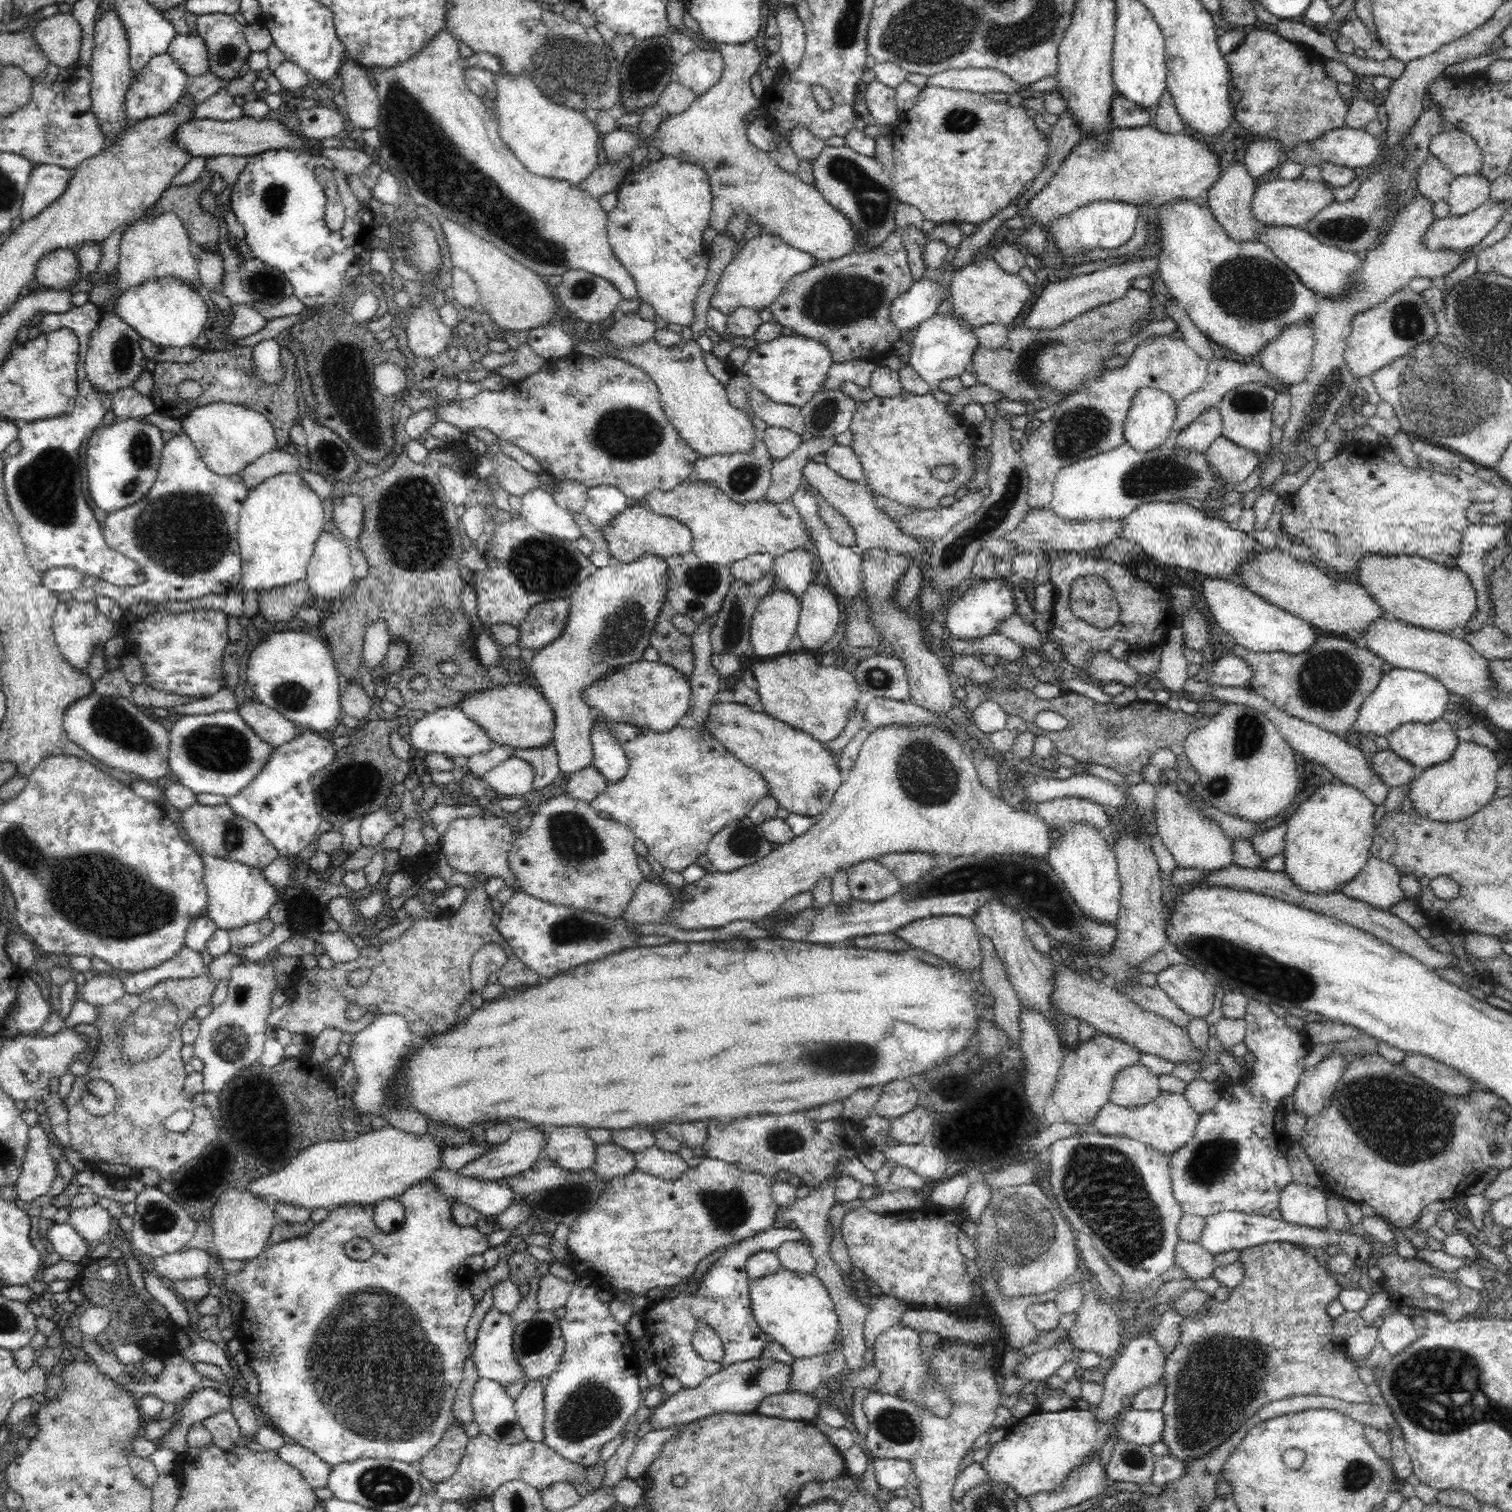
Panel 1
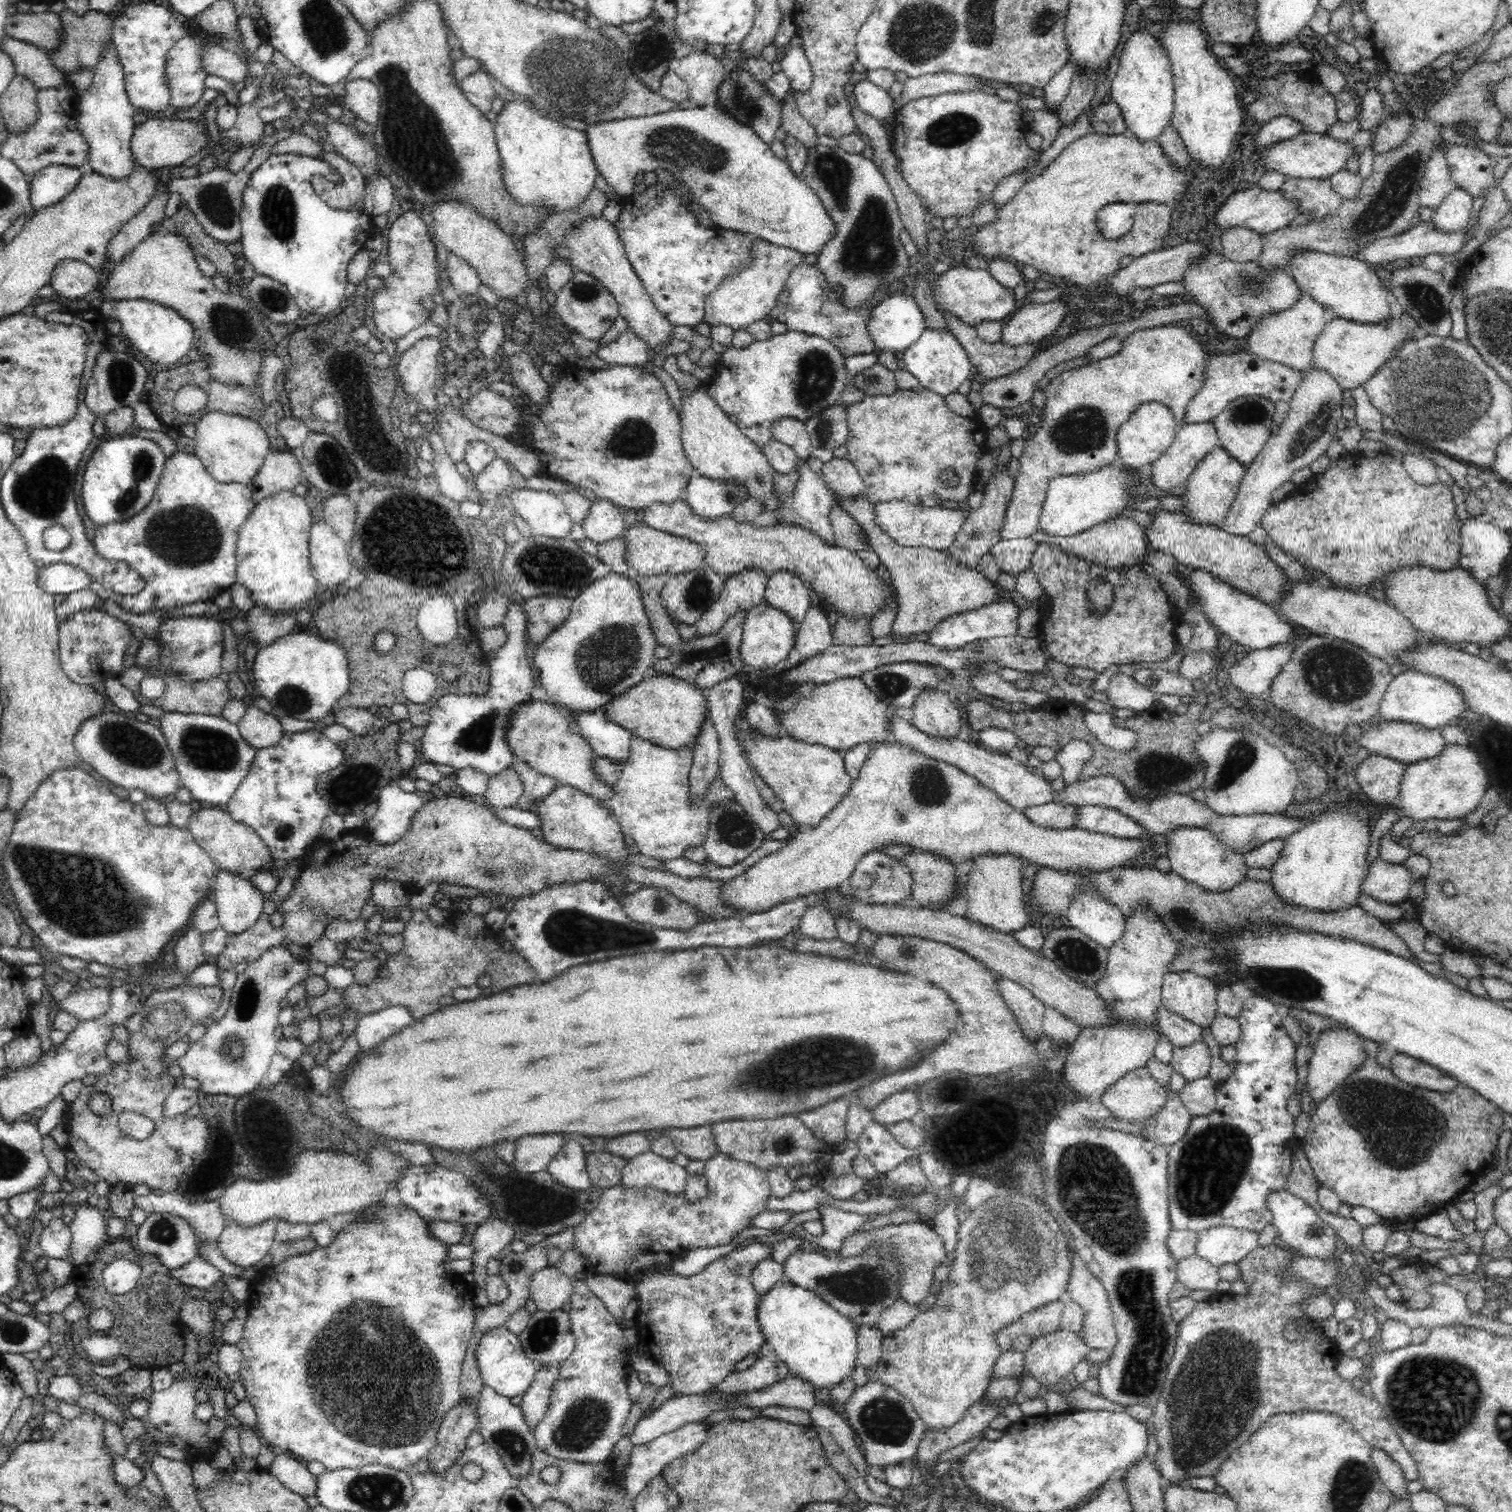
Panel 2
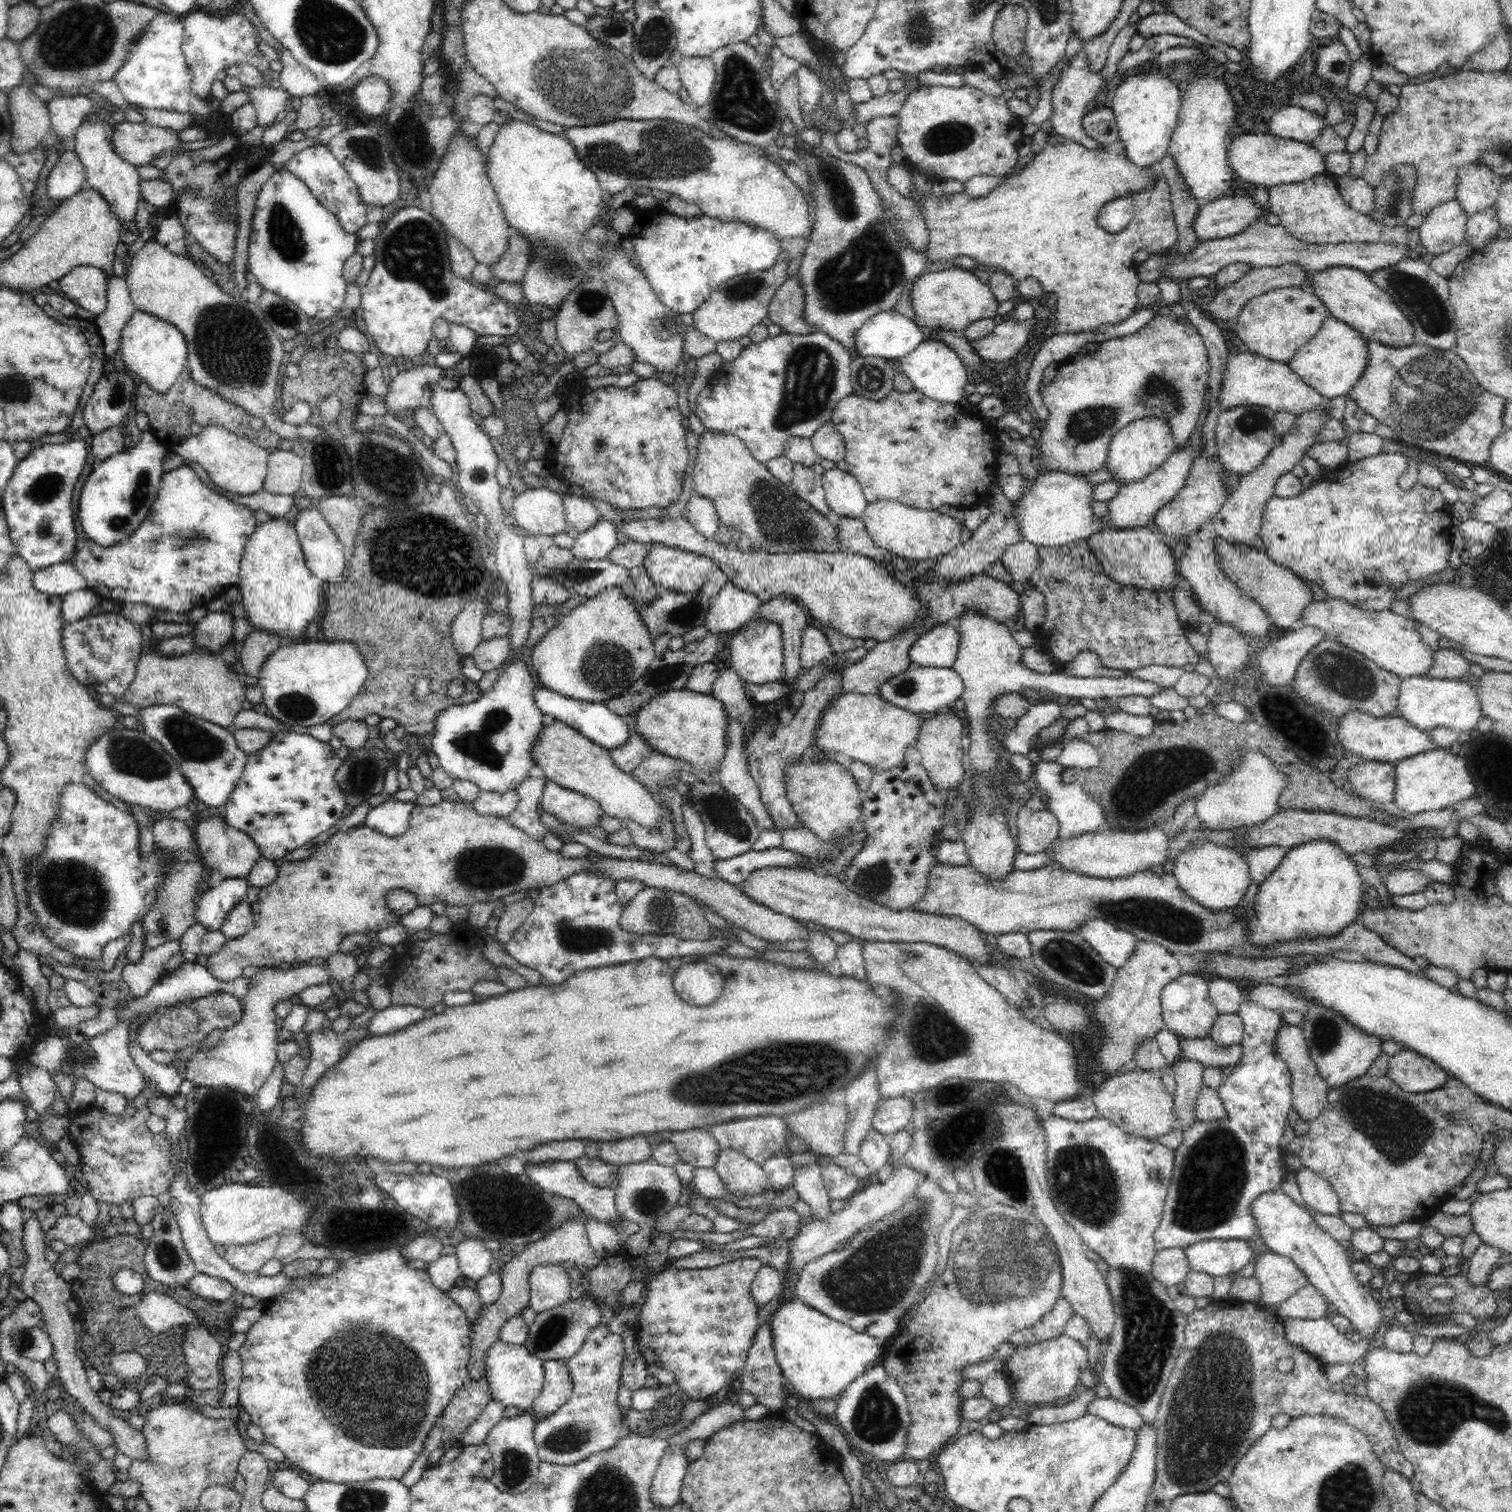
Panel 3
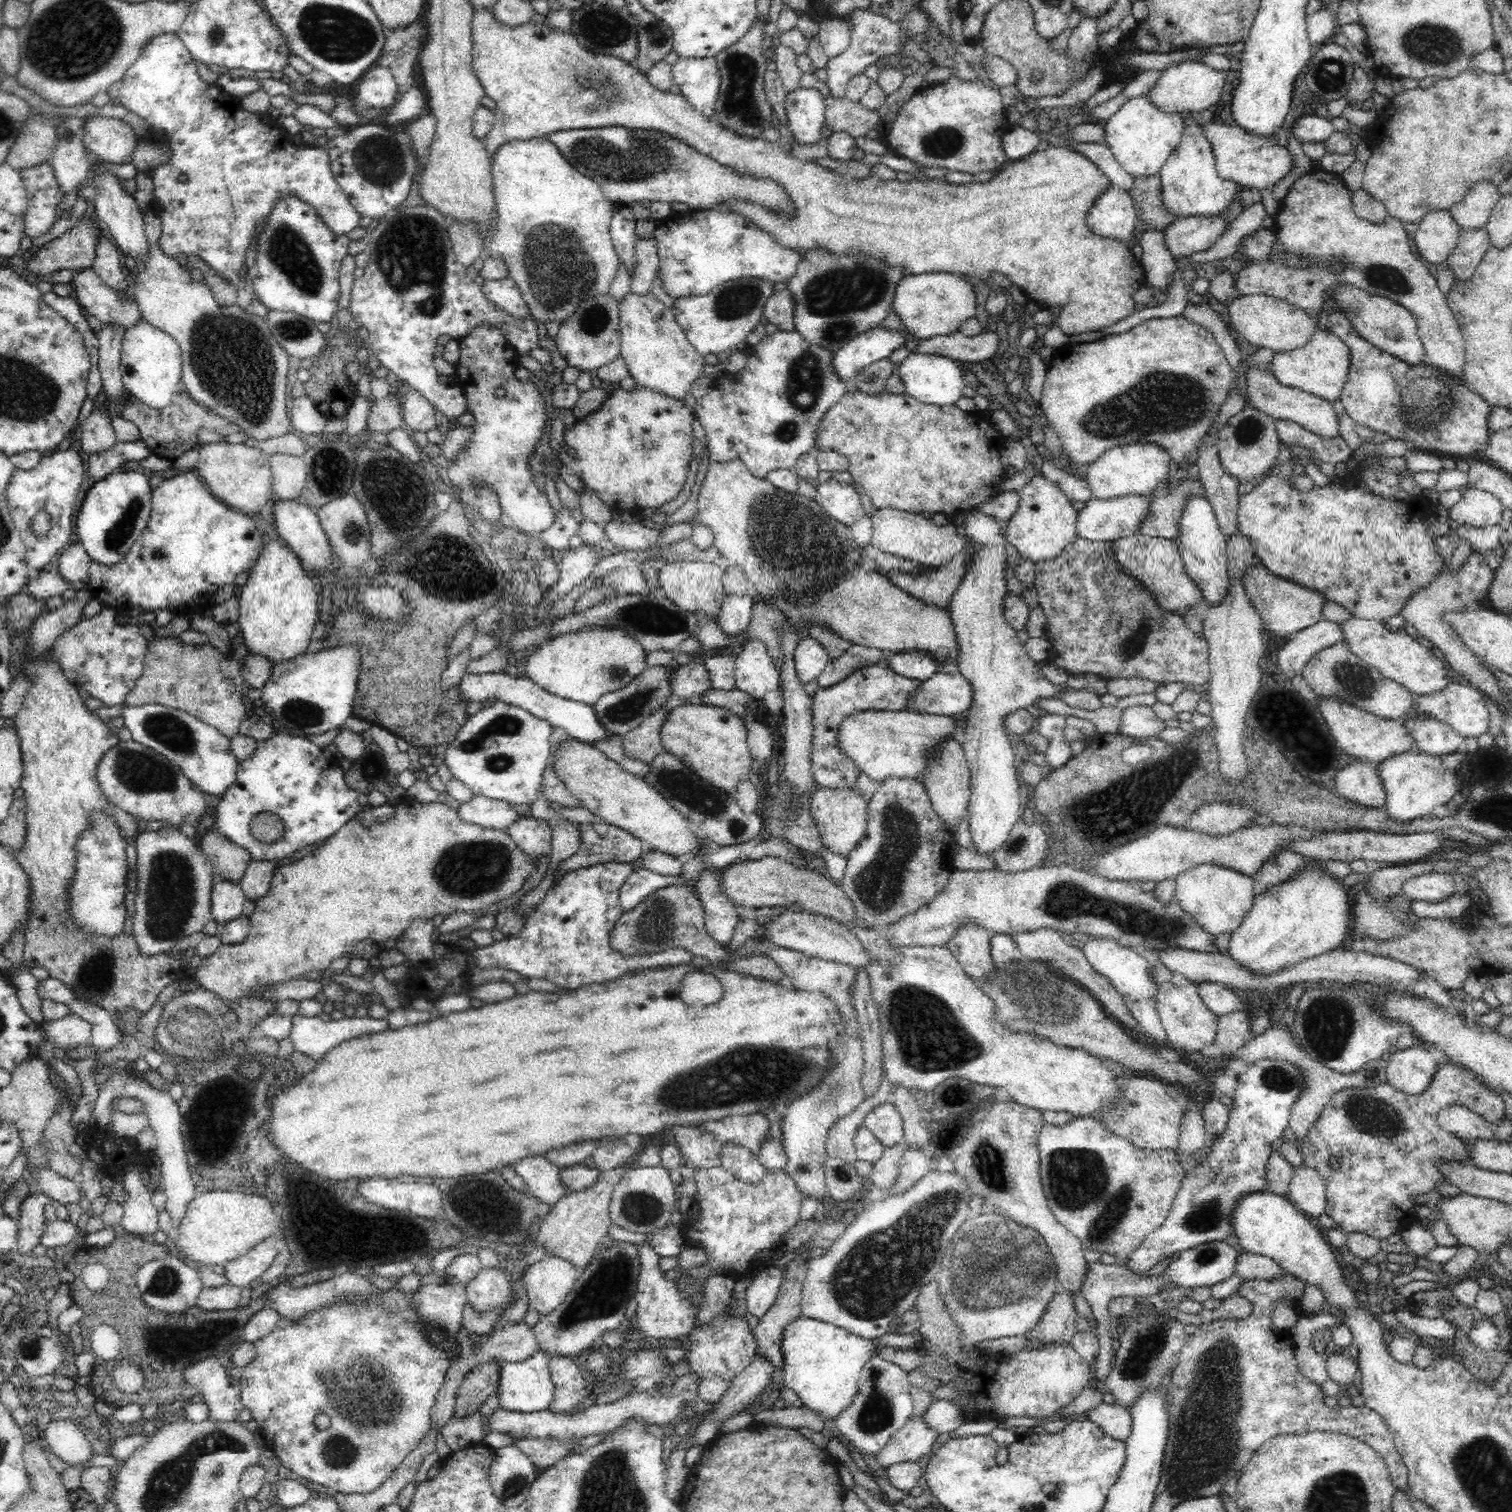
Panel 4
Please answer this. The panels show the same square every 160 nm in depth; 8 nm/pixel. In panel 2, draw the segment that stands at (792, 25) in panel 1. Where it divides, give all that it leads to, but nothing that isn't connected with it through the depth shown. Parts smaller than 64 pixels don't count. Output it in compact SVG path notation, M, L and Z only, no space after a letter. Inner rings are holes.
M796 46L788 50L788 54L781 60L782 71L788 78L791 88L798 94L808 92L814 82L814 74L805 54L803 48Z

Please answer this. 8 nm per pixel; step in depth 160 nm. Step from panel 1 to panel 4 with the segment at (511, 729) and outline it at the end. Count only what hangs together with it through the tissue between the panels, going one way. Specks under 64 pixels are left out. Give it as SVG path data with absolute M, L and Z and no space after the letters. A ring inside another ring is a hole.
M576 739L562 741L555 752L556 774L568 790L599 820L614 825L644 842L654 851L668 856L700 854L703 844L688 827L688 820L668 800L665 800L652 785L608 759L592 745L581 744Z

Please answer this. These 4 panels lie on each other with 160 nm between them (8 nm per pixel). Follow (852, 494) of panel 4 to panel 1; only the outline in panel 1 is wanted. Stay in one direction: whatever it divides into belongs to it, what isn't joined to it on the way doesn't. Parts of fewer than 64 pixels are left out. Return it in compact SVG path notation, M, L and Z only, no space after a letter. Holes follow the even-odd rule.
M834 444L824 454L826 466L830 470L853 483L863 482L862 465L851 447Z

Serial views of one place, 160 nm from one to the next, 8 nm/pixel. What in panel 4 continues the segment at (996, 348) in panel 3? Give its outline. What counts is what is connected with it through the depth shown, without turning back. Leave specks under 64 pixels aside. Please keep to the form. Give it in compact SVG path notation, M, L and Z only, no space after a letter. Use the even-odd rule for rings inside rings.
M956 331L949 335L916 340L916 346L910 353L943 356L957 362L982 362L994 356L998 344L1000 342L995 331L981 332L973 337L964 336L960 331Z

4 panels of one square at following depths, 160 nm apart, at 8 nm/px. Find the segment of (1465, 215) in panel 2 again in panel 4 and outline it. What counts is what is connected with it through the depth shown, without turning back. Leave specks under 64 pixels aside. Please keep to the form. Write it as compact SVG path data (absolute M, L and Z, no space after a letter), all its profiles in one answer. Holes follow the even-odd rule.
M1449 210L1430 211L1422 217L1413 234L1414 244L1424 260L1437 265L1445 262L1456 248L1460 231Z

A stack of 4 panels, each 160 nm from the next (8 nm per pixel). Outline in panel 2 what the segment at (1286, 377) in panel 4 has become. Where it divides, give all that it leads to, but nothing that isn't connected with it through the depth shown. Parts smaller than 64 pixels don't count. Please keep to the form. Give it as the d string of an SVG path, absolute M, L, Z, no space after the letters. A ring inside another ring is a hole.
M1408 315L1394 316L1388 324L1362 325L1334 317L1322 332L1316 336L1312 346L1311 370L1326 371L1332 379L1338 381L1340 389L1352 390L1363 384L1376 374L1376 370L1396 352L1396 346L1408 340L1408 330L1417 330L1416 322Z

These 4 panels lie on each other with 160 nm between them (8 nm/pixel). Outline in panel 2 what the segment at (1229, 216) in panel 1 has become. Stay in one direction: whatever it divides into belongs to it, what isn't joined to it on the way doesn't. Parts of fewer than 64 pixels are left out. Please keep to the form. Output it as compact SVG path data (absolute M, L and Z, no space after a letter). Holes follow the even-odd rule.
M1234 227L1219 233L1222 255L1234 263L1257 261L1263 249L1261 234L1252 229Z

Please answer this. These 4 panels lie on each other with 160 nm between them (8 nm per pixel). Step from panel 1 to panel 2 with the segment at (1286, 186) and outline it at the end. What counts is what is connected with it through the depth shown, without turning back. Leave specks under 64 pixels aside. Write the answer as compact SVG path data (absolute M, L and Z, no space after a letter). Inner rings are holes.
M1256 185L1244 186L1236 191L1222 203L1213 217L1216 233L1219 234L1226 229L1242 227L1252 229L1252 231L1267 235L1268 233L1286 227L1294 216L1298 216L1299 211L1296 202L1284 198L1278 191L1268 192L1261 190Z

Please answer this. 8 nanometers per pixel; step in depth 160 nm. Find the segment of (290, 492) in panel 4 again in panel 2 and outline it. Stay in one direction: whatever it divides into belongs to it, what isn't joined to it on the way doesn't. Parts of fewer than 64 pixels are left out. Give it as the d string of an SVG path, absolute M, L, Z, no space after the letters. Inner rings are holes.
M271 450L266 455L259 473L255 476L250 489L252 501L258 504L262 499L279 492L292 491L300 485L301 466L293 454Z

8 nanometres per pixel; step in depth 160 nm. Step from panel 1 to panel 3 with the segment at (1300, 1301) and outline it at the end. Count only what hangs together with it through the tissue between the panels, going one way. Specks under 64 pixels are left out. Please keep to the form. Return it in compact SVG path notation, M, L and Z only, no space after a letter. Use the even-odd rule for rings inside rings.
M1226 1300L1213 1302L1204 1308L1196 1309L1194 1312L1185 1315L1187 1323L1185 1326L1185 1343L1182 1348L1182 1352L1177 1356L1174 1368L1172 1369L1170 1378L1167 1380L1167 1386L1160 1401L1160 1408L1155 1420L1156 1432L1157 1432L1157 1459L1156 1459L1156 1478L1153 1486L1153 1492L1151 1499L1161 1507L1168 1509L1168 1504L1178 1498L1178 1496L1184 1496L1184 1494L1201 1494L1213 1491L1214 1486L1219 1483L1227 1483L1227 1480L1232 1476L1234 1467L1240 1459L1250 1450L1250 1447L1272 1426L1272 1418L1276 1414L1286 1414L1290 1420L1298 1418L1299 1416L1324 1416L1332 1417L1333 1419L1344 1419L1346 1423L1350 1423L1356 1427L1356 1430L1366 1435L1366 1438L1373 1445L1373 1451L1378 1455L1380 1462L1386 1469L1390 1469L1395 1474L1400 1474L1407 1479L1413 1477L1412 1464L1404 1458L1404 1455L1399 1449L1398 1441L1396 1440L1393 1428L1388 1422L1387 1416L1383 1411L1383 1408L1372 1402L1372 1399L1368 1395L1357 1396L1356 1394L1348 1395L1345 1393L1334 1393L1330 1390L1330 1383L1324 1375L1325 1369L1317 1366L1317 1362L1320 1361L1314 1356L1309 1355L1306 1351L1300 1350L1298 1347L1292 1346L1286 1338L1286 1333L1283 1327L1282 1318L1279 1318L1274 1312L1269 1311L1266 1306L1263 1306L1260 1302L1254 1303L1241 1303L1236 1300ZM1280 1360L1294 1360L1294 1369L1290 1372L1280 1372L1276 1367L1276 1364Z

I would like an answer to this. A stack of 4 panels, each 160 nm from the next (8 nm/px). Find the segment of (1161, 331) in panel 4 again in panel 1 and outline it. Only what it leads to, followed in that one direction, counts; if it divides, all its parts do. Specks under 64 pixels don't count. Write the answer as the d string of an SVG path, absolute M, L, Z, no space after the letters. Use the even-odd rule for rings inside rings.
M1168 334L1150 335L1138 342L1134 352L1122 366L1103 369L1088 376L1082 384L1068 392L1052 406L1052 418L1034 424L1028 431L1027 444L1018 454L1028 473L1028 509L1049 509L1053 498L1056 473L1064 467L1121 447L1124 442L1124 422L1132 399L1141 388L1160 390L1170 396L1176 406L1205 384L1208 360L1201 358L1184 339L1172 339Z

